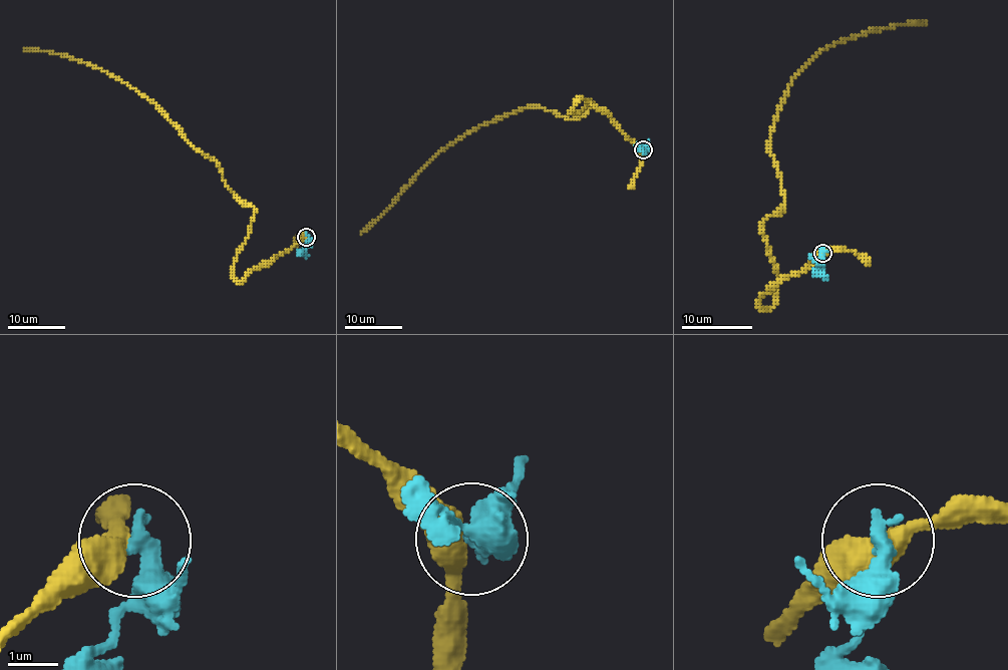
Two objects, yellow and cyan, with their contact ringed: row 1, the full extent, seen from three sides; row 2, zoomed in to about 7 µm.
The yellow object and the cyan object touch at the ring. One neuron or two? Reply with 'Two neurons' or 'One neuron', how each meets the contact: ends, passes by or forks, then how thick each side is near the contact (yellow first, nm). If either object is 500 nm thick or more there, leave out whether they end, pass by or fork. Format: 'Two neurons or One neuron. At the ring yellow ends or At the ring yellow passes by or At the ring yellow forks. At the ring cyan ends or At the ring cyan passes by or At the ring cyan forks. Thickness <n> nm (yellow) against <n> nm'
Two neurons. At the ring yellow passes by. At the ring cyan ends. Thickness 460 nm (yellow) against 440 nm

